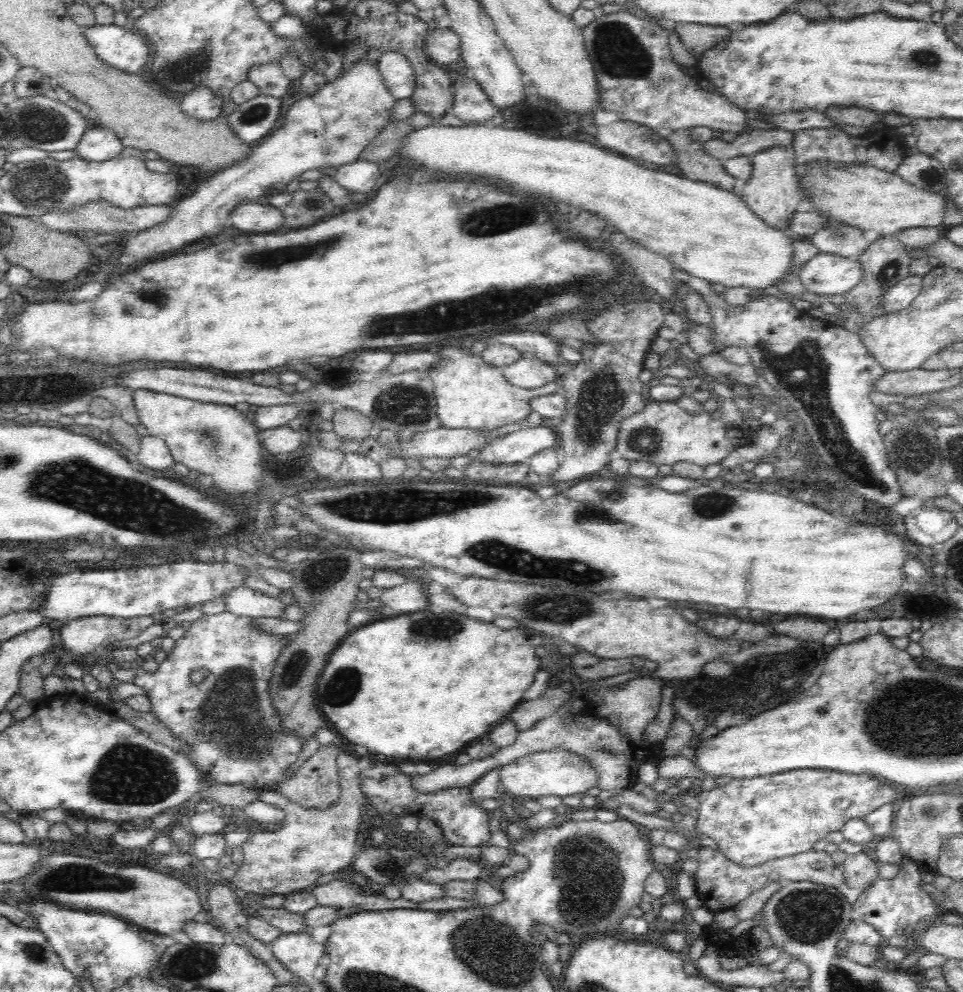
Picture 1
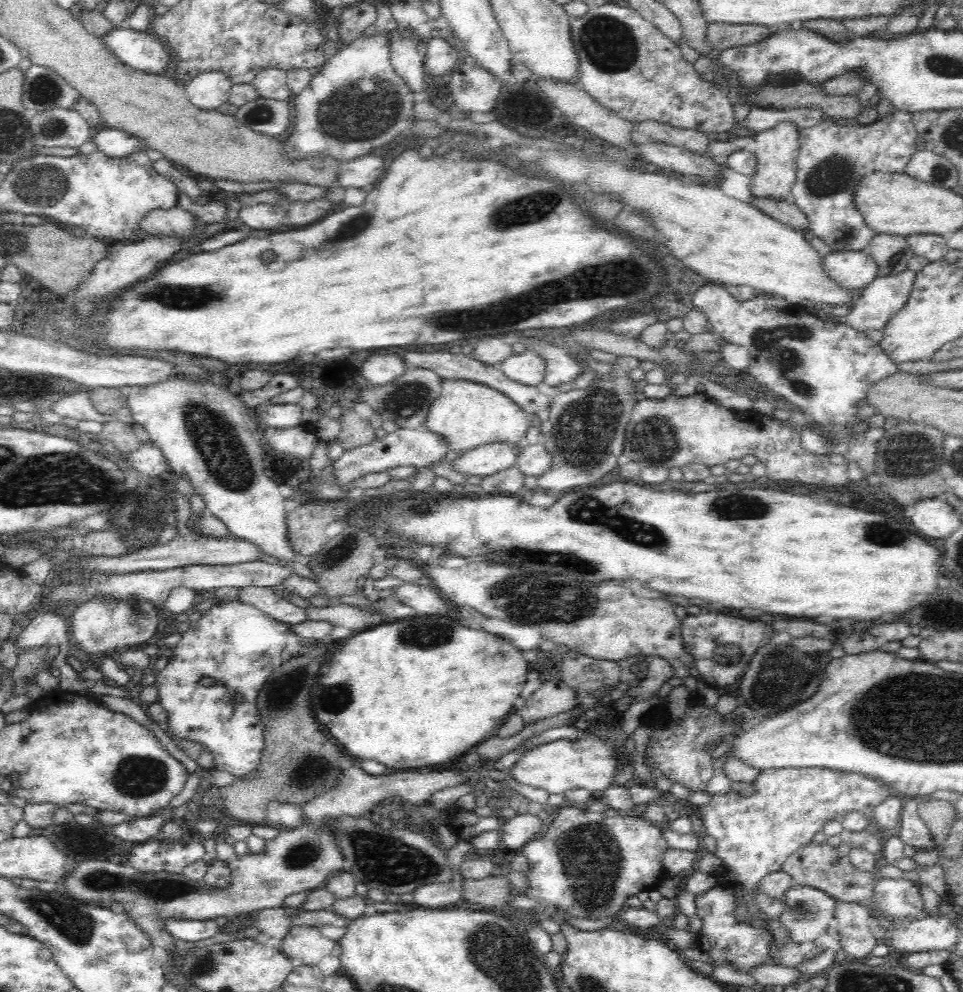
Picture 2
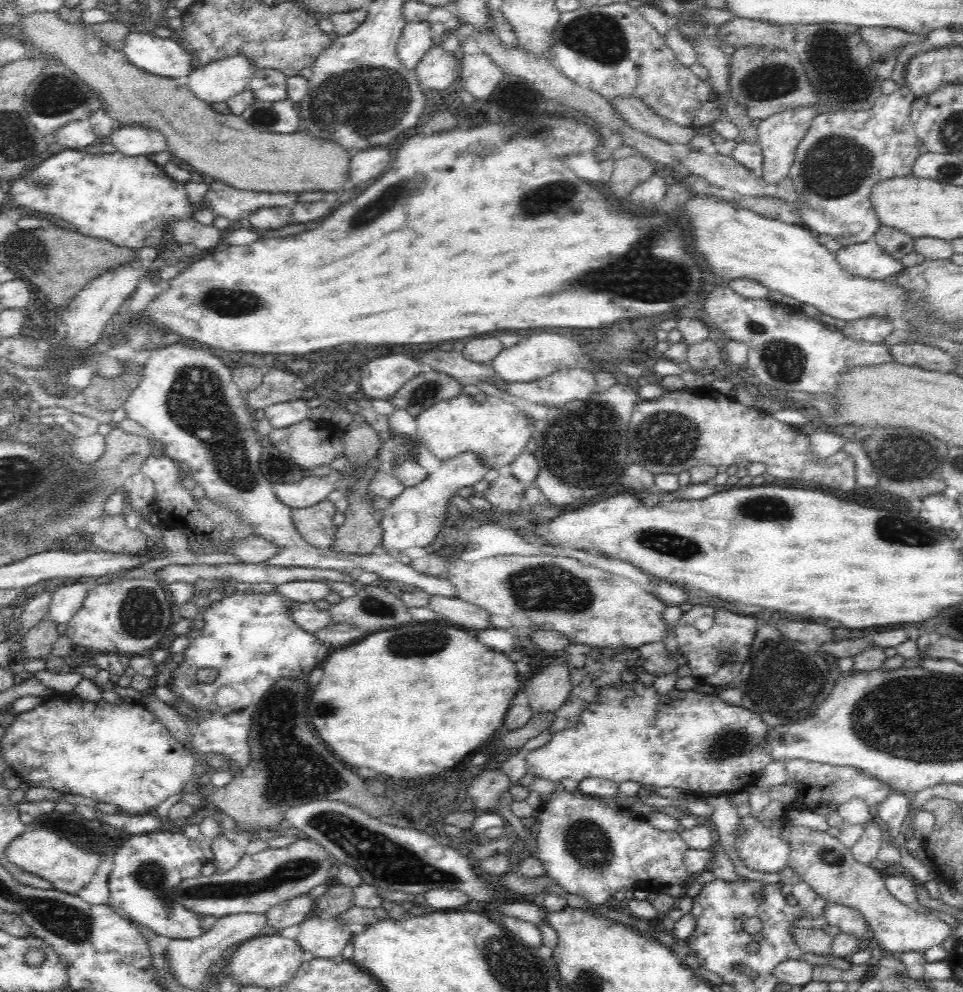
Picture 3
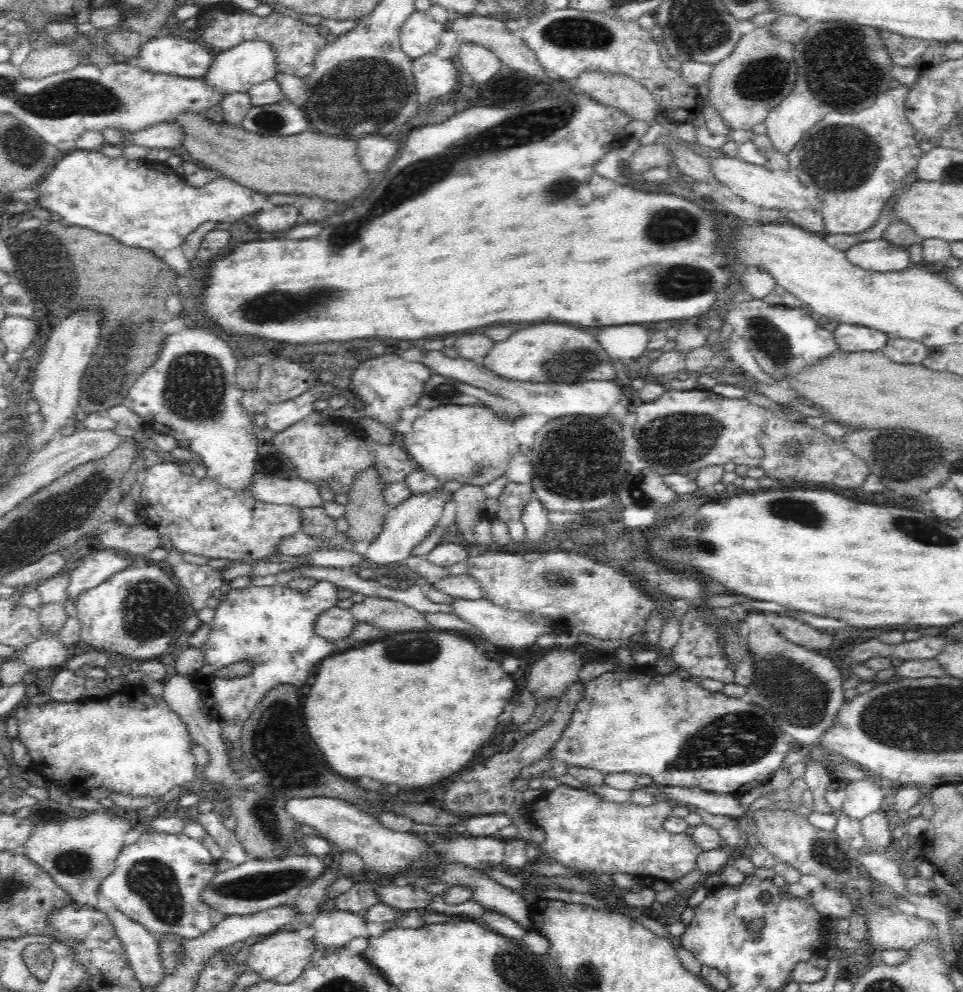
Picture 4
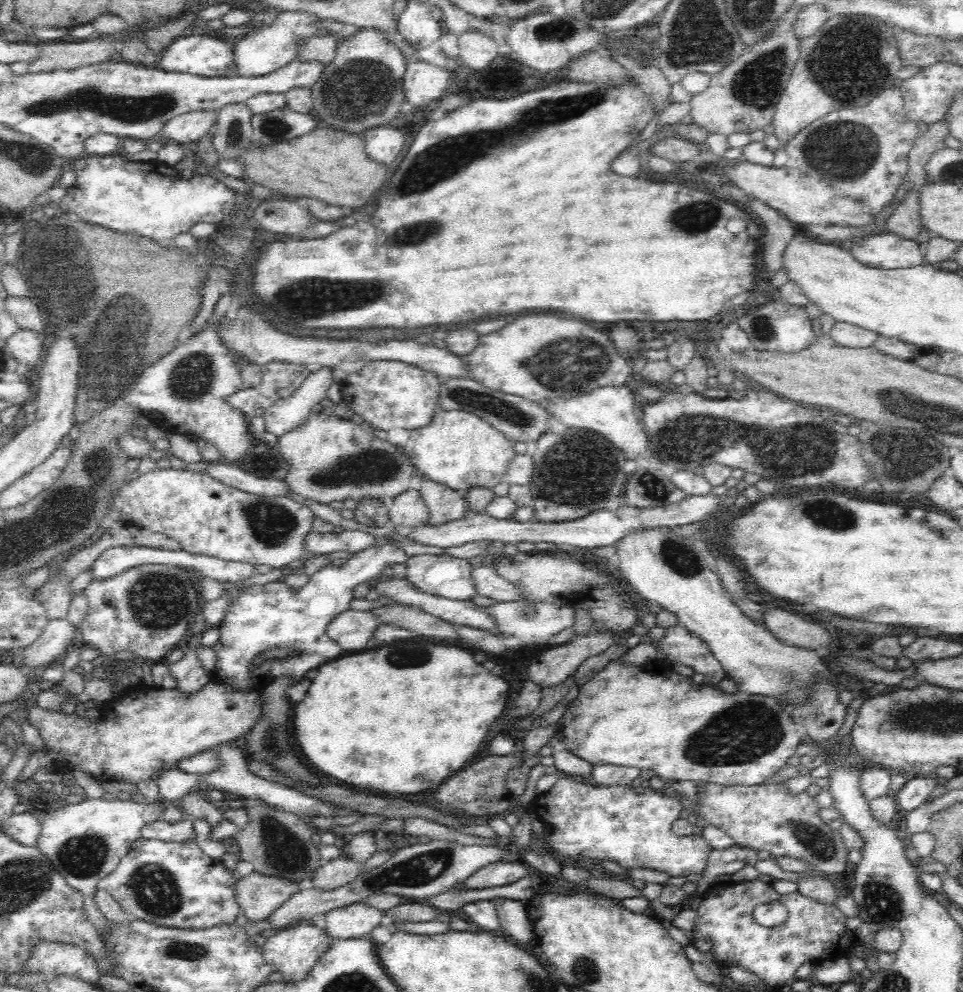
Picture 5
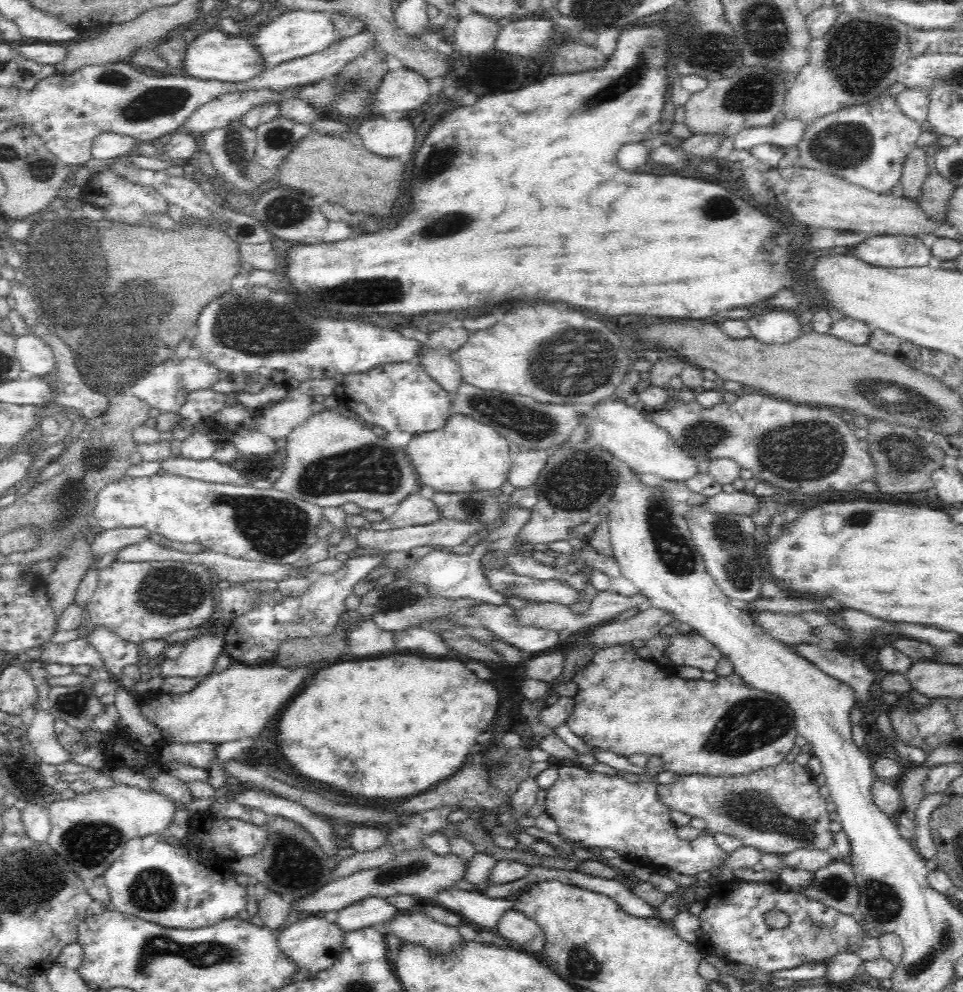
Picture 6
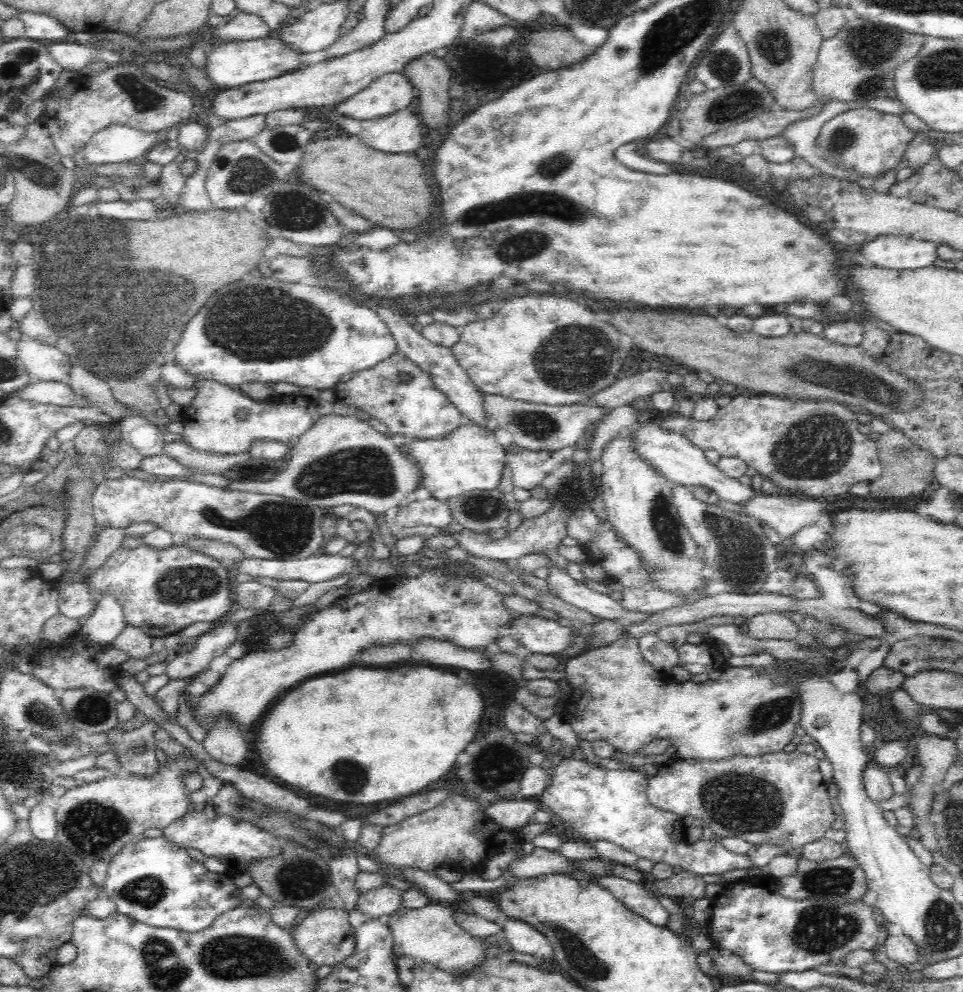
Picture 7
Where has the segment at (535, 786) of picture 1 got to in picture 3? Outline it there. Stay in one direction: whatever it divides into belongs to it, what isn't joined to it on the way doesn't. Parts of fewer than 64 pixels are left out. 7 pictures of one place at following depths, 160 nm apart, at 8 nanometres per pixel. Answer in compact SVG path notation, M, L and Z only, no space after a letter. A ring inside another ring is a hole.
M633 681L617 687L604 687L598 698L582 711L574 726L555 732L545 745L528 752L524 766L526 774L550 780L556 789L561 788L562 780L579 783L586 779L602 779L618 784L636 781L648 789L674 786L685 791L727 794L755 786L762 769L770 764L764 741L766 726L760 715L748 712L742 706L727 704L717 695L675 688L658 695L652 685Z

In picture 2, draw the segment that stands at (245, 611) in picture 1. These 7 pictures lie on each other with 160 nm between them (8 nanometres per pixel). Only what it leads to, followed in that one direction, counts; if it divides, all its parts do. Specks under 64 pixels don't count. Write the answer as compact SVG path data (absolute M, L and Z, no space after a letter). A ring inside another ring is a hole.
M249 586L238 589L236 598L242 604L248 604L266 615L286 625L301 624L309 621L306 611L280 597L273 588Z

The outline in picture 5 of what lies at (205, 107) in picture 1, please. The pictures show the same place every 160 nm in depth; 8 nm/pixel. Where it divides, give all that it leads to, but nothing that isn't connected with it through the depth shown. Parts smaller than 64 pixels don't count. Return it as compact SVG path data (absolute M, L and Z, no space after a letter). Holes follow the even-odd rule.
M278 12L276 18L271 18L268 26L262 27L254 31L251 35L240 39L232 45L234 51L234 70L229 76L258 78L266 76L282 66L286 66L292 62L294 54L296 54L296 42L298 38L306 38L306 36L320 36L322 28L320 28L321 19L316 15L307 12Z

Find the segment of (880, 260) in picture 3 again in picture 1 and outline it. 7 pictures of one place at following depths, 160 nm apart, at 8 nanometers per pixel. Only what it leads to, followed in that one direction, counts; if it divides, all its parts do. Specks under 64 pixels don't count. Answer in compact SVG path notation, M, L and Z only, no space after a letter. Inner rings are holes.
M817 253L801 266L797 283L804 290L818 296L843 295L862 280L862 267L858 260L833 254Z

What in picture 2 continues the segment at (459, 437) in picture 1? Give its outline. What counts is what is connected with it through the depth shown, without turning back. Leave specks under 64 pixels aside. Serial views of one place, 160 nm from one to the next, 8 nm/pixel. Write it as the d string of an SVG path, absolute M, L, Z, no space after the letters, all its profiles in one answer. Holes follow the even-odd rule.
M426 426L418 429L407 429L400 427L397 432L388 433L381 440L376 438L370 444L362 444L345 450L341 457L334 463L334 477L338 485L346 485L353 482L364 474L374 472L388 472L392 468L400 466L413 467L418 470L428 467L434 462L442 460L453 448L439 434L432 432Z

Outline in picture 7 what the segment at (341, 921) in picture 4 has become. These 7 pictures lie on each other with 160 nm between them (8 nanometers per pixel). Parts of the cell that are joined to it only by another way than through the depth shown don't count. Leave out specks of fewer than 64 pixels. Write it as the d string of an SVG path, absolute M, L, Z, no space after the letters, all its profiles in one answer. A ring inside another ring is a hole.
M384 886L370 892L362 893L356 898L357 910L366 920L389 917L402 906L400 891Z

